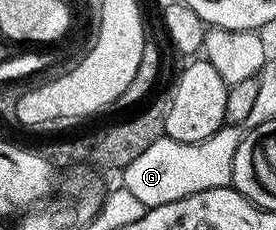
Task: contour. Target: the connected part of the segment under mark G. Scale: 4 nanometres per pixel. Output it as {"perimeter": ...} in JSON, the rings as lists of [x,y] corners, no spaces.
{"perimeter":[[[225,123],[202,142],[177,142],[162,135],[123,170],[123,188],[131,191],[139,203],[151,209],[163,203],[175,203],[199,191],[230,188],[233,184],[235,151],[239,151],[239,143],[245,134],[246,130],[242,126]]]}

